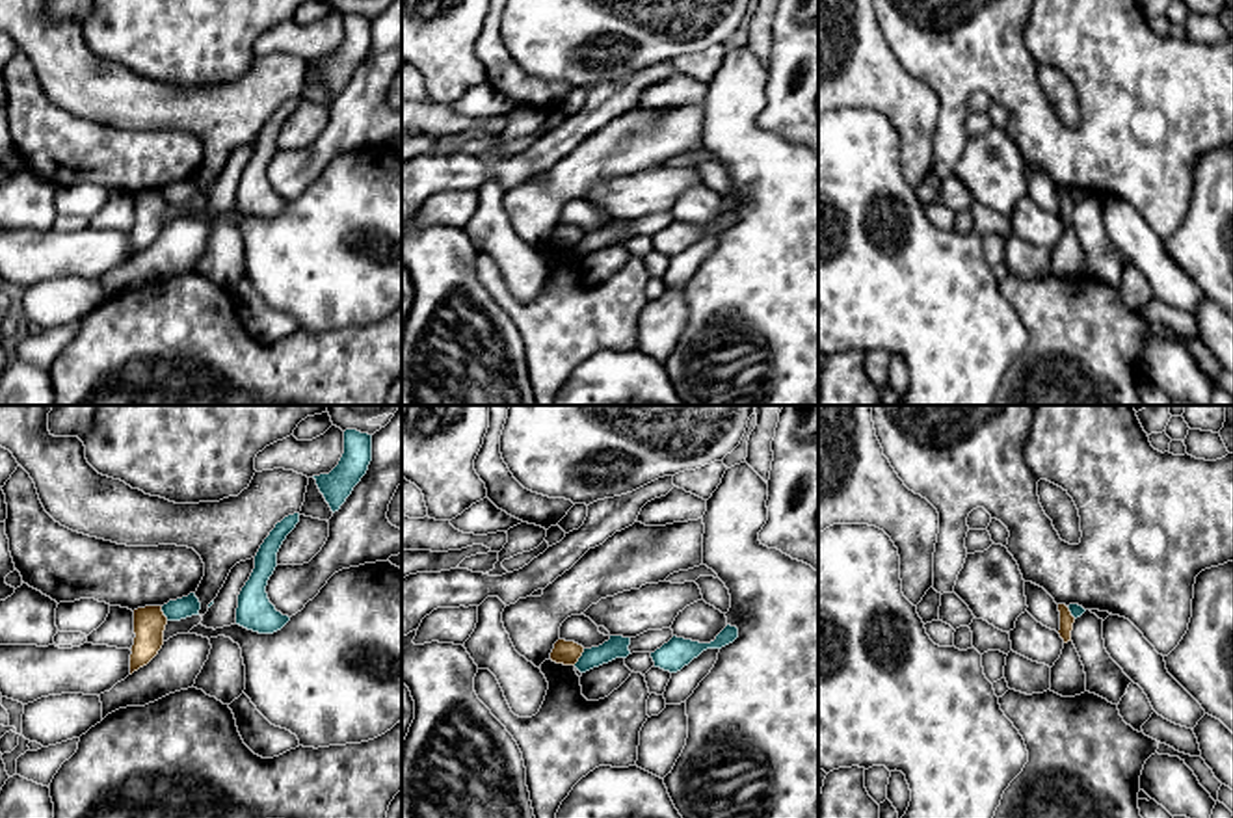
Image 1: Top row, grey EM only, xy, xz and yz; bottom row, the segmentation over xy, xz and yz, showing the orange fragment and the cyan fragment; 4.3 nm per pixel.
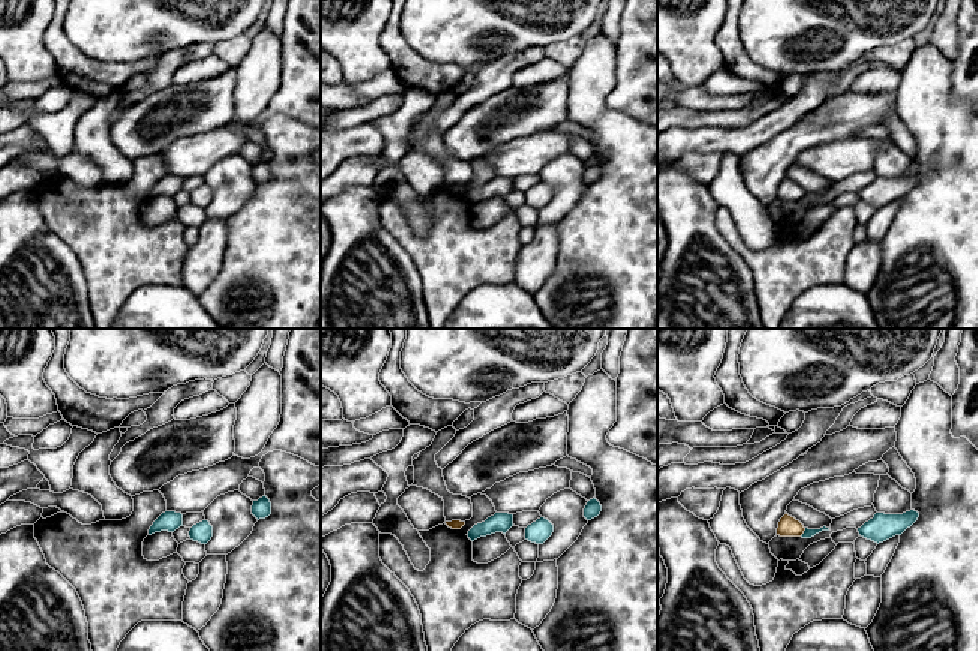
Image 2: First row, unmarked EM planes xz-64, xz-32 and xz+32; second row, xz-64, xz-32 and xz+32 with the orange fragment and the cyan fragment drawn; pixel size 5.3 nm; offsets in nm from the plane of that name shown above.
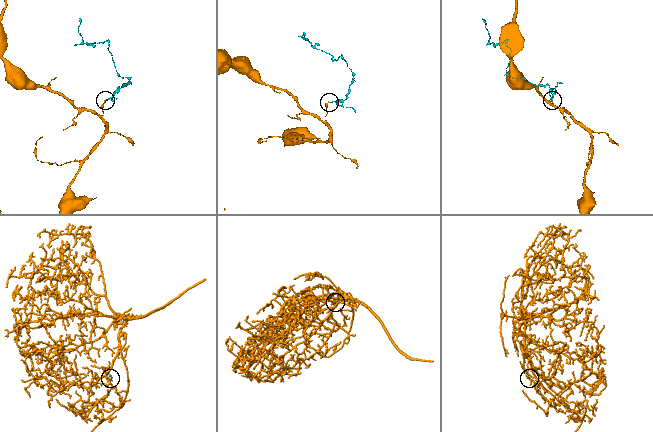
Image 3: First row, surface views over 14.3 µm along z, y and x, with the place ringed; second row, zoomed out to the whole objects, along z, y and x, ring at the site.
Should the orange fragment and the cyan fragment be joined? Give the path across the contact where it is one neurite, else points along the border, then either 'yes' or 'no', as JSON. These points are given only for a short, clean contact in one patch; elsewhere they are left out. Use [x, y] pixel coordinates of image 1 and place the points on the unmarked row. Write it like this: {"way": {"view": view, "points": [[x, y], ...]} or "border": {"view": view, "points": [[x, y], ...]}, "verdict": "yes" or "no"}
{"border": {"view": "xz", "points": [[584, 233], [573, 248]]}, "verdict": "no"}

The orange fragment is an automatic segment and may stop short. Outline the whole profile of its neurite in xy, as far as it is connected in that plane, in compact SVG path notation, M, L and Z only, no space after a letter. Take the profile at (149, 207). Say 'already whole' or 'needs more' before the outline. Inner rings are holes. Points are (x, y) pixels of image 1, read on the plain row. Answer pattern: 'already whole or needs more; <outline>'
already whole; M145 190L134 193L134 229L130 238L130 258L147 249L164 229L167 201L162 190Z

